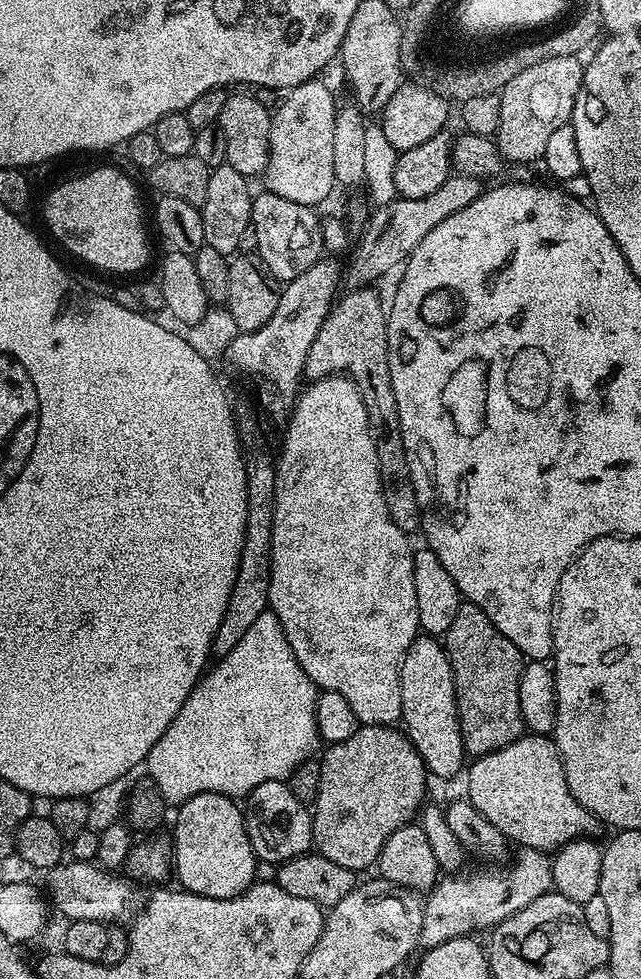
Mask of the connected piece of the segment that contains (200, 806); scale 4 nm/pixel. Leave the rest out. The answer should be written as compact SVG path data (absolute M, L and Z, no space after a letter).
M207 792L194 794L187 802L179 805L180 817L176 820L176 836L174 835L174 876L180 879L177 881L184 891L210 898L234 898L245 892L257 879L258 861L250 846L241 805L236 804L239 803L233 797Z

